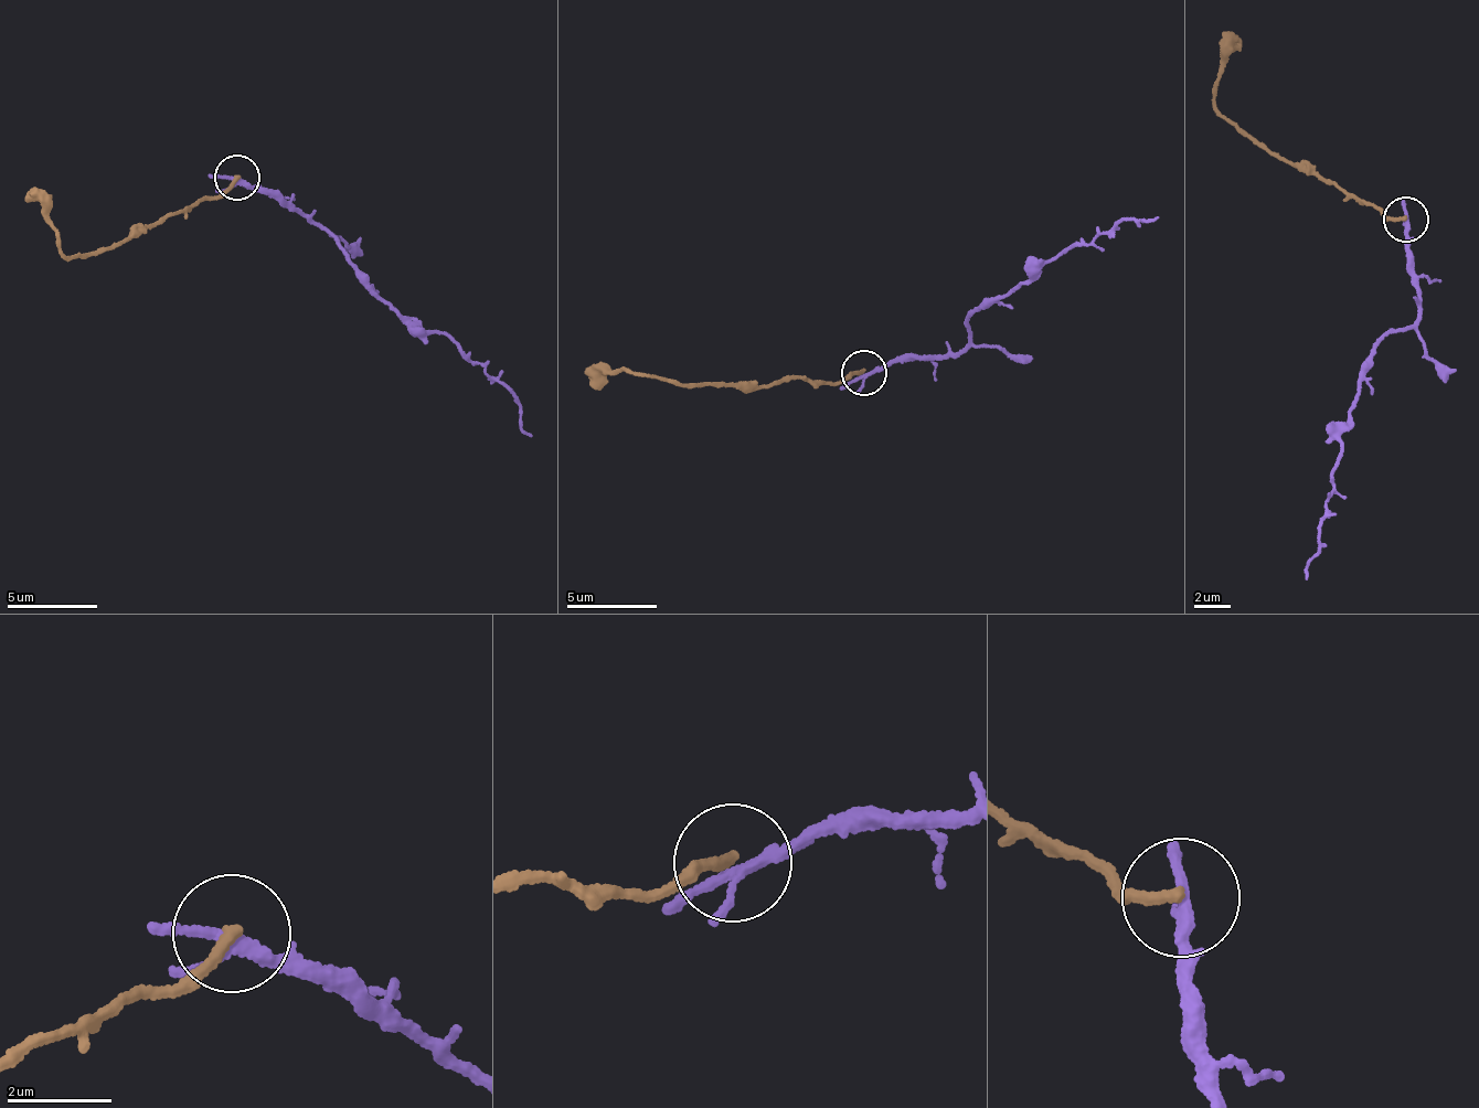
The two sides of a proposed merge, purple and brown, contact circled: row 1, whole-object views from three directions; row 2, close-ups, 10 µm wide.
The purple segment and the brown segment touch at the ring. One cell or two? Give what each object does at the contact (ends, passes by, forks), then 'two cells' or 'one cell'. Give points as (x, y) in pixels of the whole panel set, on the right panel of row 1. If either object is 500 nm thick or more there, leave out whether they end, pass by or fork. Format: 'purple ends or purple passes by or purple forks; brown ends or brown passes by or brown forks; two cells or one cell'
purple forks; brown ends; two cells

